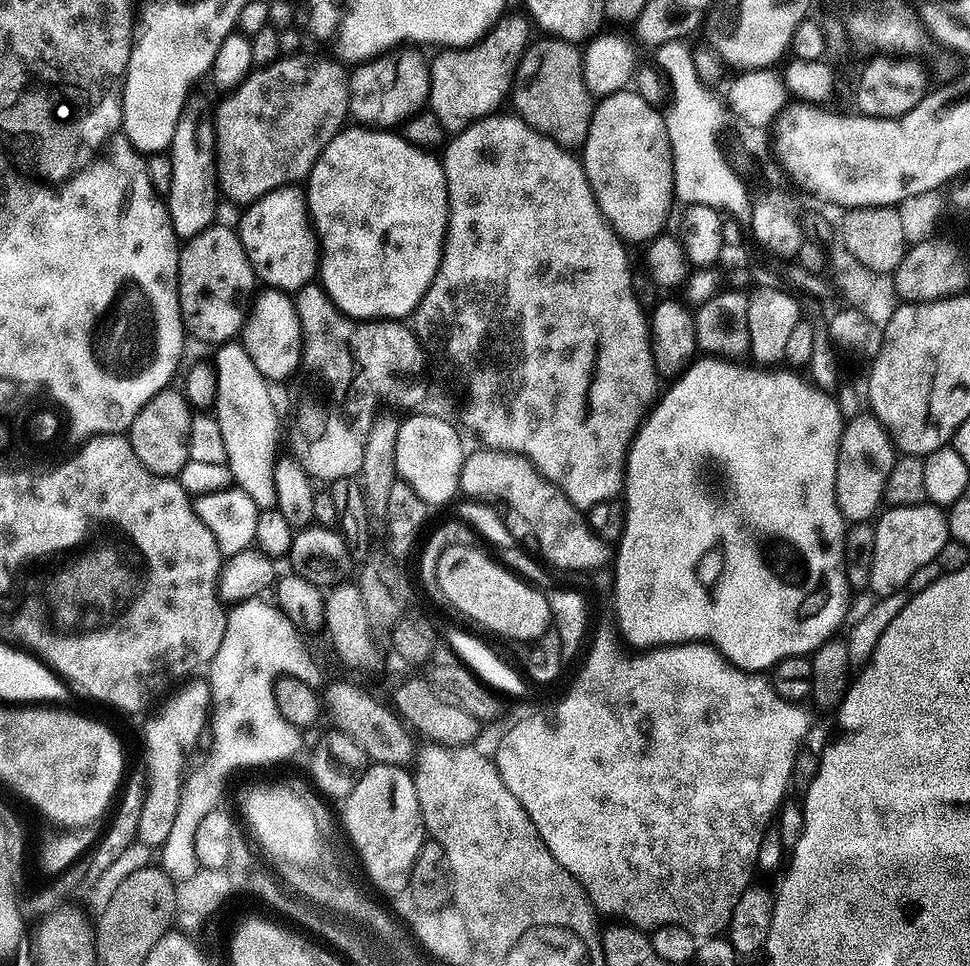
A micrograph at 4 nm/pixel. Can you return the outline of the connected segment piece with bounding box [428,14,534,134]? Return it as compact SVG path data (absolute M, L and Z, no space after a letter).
M505 14L476 43L465 48L445 47L431 57L430 111L440 120L445 133L458 133L470 127L474 120L493 115L499 109L496 107L509 99L516 67L533 36L534 28L527 15Z

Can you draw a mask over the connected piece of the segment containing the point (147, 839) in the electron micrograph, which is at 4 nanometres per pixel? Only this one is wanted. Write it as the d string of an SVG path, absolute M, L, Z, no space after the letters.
M196 679L183 683L178 692L173 691L158 706L161 706L159 710L145 722L142 730L146 788L140 809L136 812L139 818L137 839L153 848L163 845L170 834L186 778L186 756L197 749L199 737L208 724L210 685L203 679Z

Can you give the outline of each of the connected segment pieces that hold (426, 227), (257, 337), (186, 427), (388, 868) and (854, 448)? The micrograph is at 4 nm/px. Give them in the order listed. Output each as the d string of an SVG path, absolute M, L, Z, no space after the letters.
M348 126L328 143L326 150L322 150L318 162L314 162L312 172L306 181L306 199L308 218L312 222L313 230L316 231L316 241L320 243L318 280L328 292L328 297L332 299L333 304L355 320L400 320L411 317L422 294L426 294L426 290L432 284L444 249L444 232L448 229L448 187L444 177L444 166L437 157L435 160L432 155L429 149L411 144L409 140L404 139L403 135L395 131L367 126Z
M265 287L257 291L252 301L252 311L244 323L242 343L250 362L270 382L288 380L302 368L300 355L304 349L302 330L296 313L296 301L289 293L279 292L276 288Z
M169 386L154 394L154 398L150 398L150 402L146 402L142 410L138 410L126 435L130 446L134 446L134 454L138 454L138 462L142 462L146 470L159 476L176 478L181 475L179 472L190 464L188 439L194 411L183 391L176 389L175 392L174 389L175 387Z
M373 763L342 801L342 808L344 828L373 886L384 892L403 893L414 870L414 858L418 858L426 839L413 773L408 768Z
M865 410L845 423L836 471L836 505L845 521L868 522L881 511L886 500L890 472L894 470L897 459L896 445L889 438L882 422L878 422L871 411Z

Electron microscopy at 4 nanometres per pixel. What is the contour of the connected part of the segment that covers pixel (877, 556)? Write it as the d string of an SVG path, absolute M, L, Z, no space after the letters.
M931 502L901 508L885 507L874 527L874 566L870 570L868 588L876 591L877 597L907 589L914 573L926 566L926 562L930 562L930 558L934 558L950 539L945 509Z

